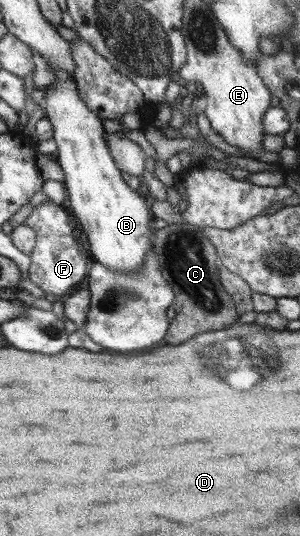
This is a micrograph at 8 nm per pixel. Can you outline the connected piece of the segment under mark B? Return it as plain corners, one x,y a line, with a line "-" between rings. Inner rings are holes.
53,67
52,70
55,74
55,80
51,85
44,87
43,107
46,112
45,117
53,126
52,137
58,148
54,159
64,172
64,185
69,194
69,206
81,224
83,232
87,234
90,251
97,263
121,272
139,270
143,266
146,252
153,247
150,234
152,212
149,212
145,198
141,198
137,192
133,192
127,186
127,182
121,178
120,168
118,164
115,164
116,160
108,147
102,118
83,102
74,75
57,67

